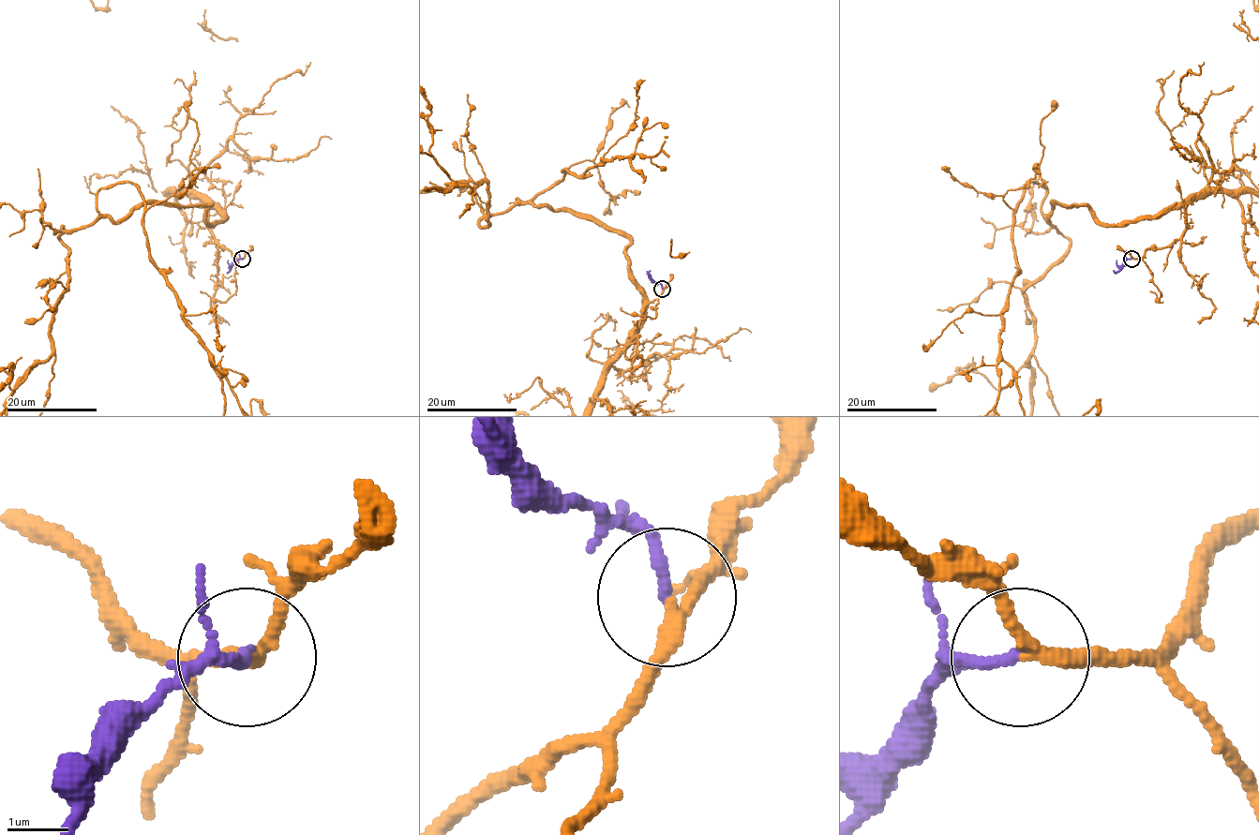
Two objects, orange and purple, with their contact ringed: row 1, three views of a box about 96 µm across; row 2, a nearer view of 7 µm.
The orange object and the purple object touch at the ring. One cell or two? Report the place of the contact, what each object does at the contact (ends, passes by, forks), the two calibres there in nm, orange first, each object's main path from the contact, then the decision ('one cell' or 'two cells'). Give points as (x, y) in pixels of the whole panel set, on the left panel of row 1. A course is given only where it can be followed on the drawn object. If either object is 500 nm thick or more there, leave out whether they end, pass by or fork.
(242, 259) | orange passes by | purple ends | 200/170 nm | orange via (243, 259), (210, 205), (112, 221), (96, 193), (138, 188), (149, 260), (224, 406) | purple via (243, 259), (238, 260), (230, 271) | one cell

